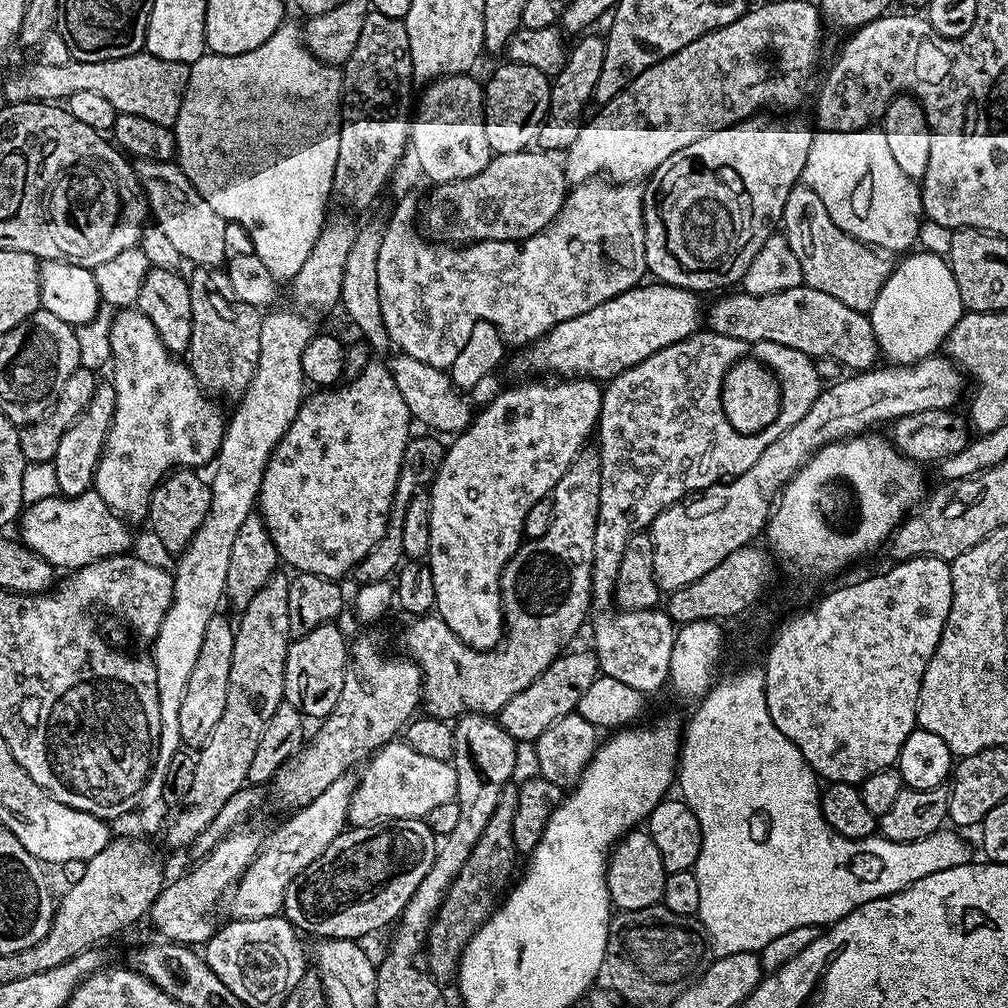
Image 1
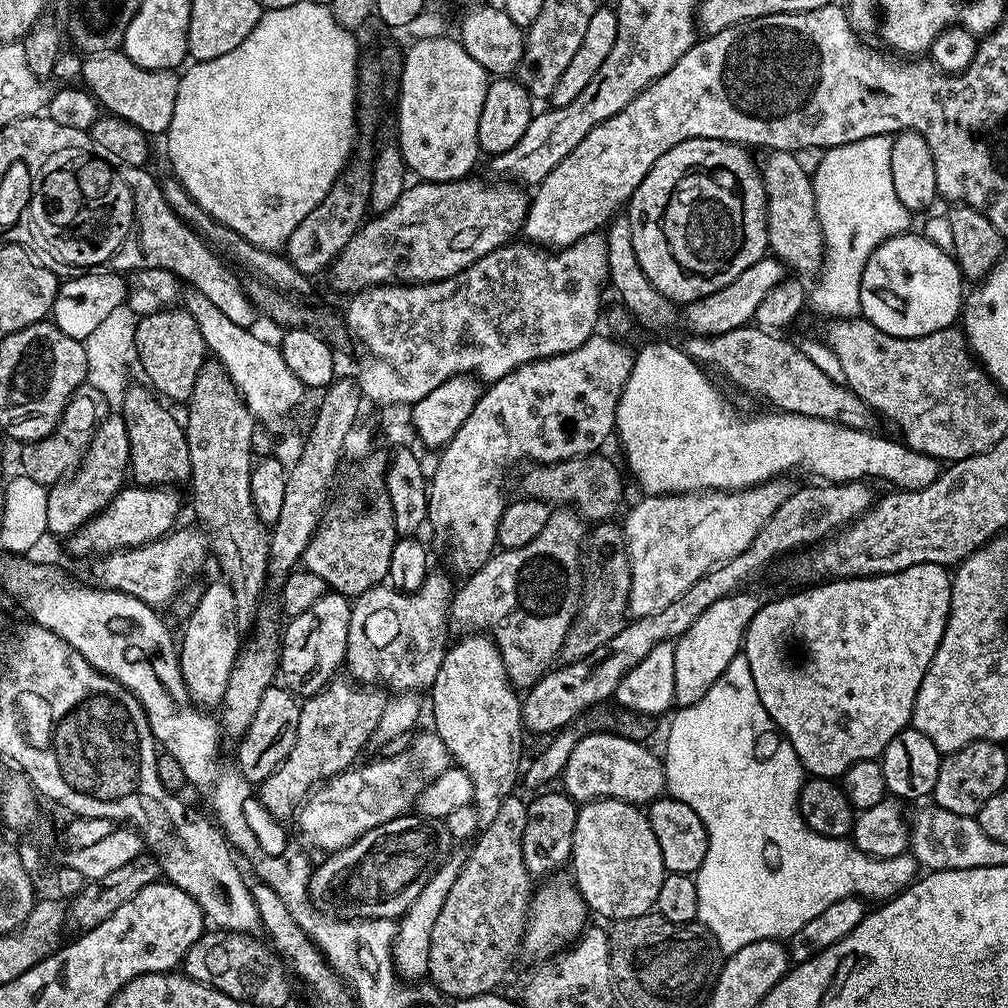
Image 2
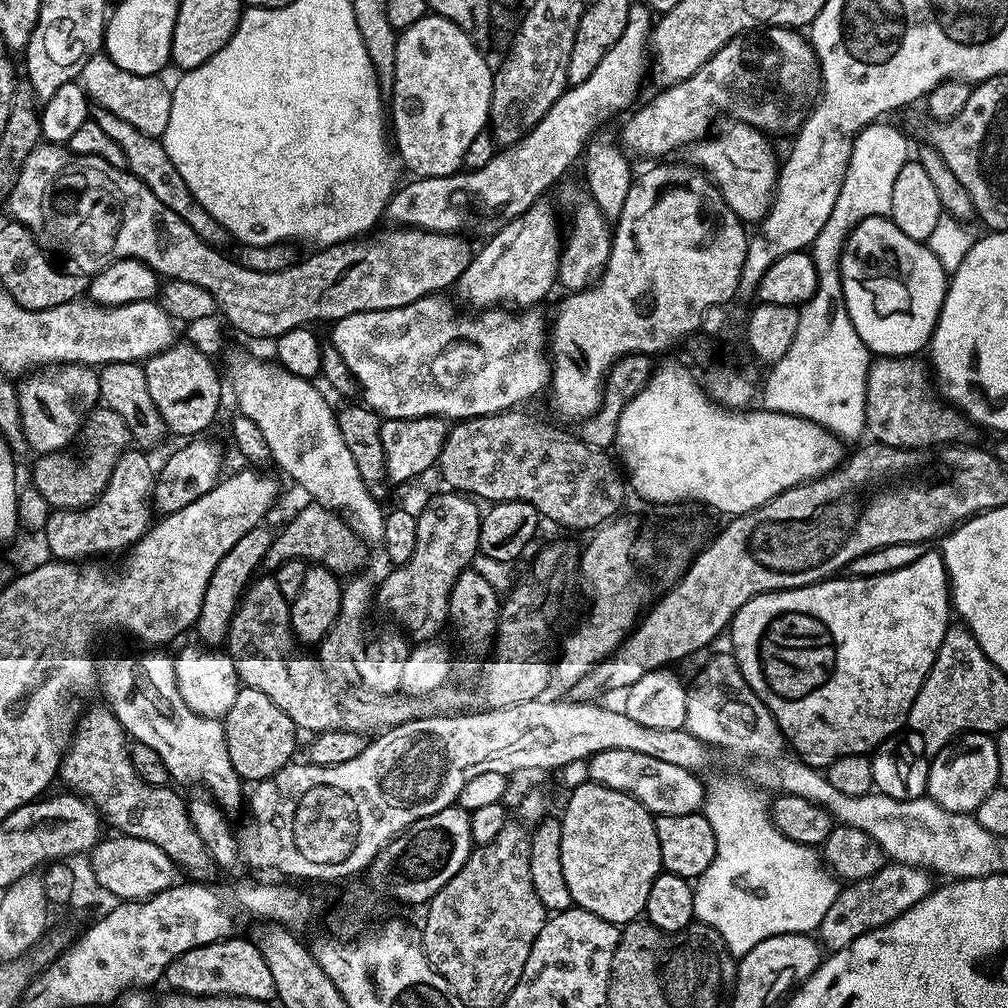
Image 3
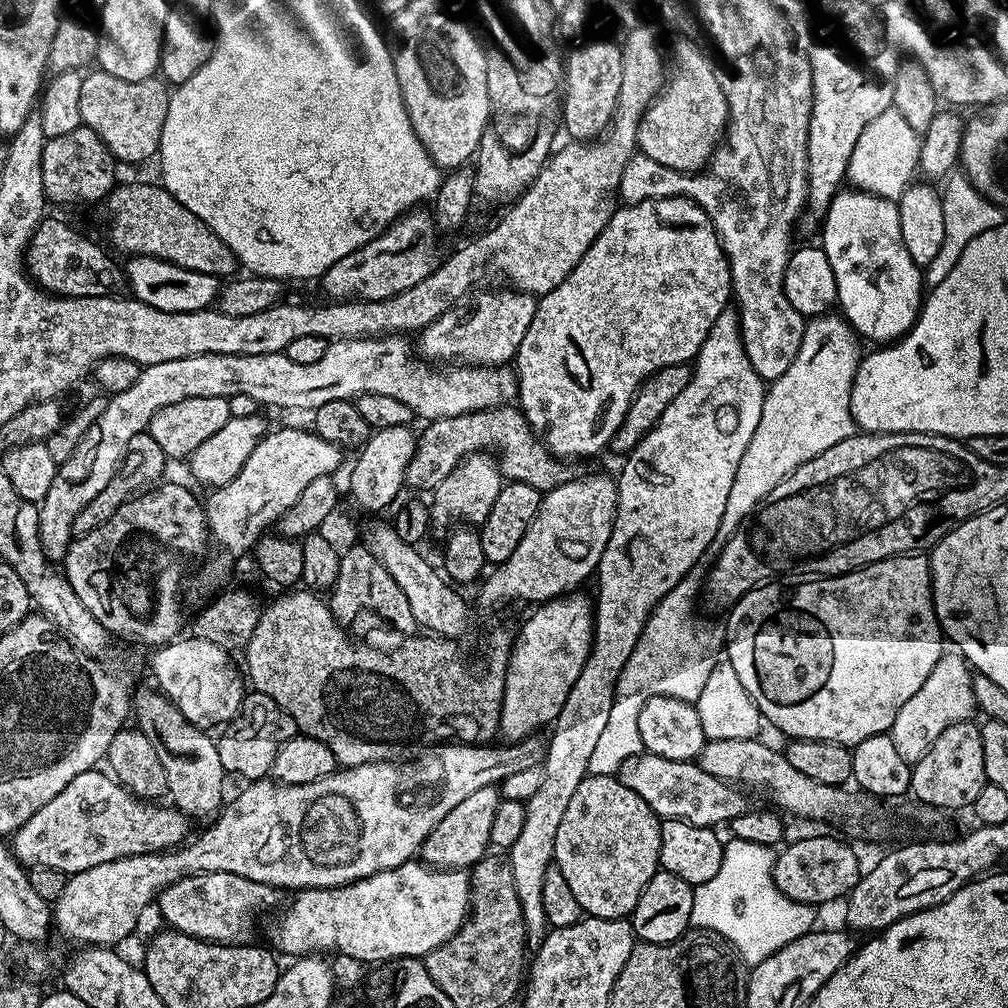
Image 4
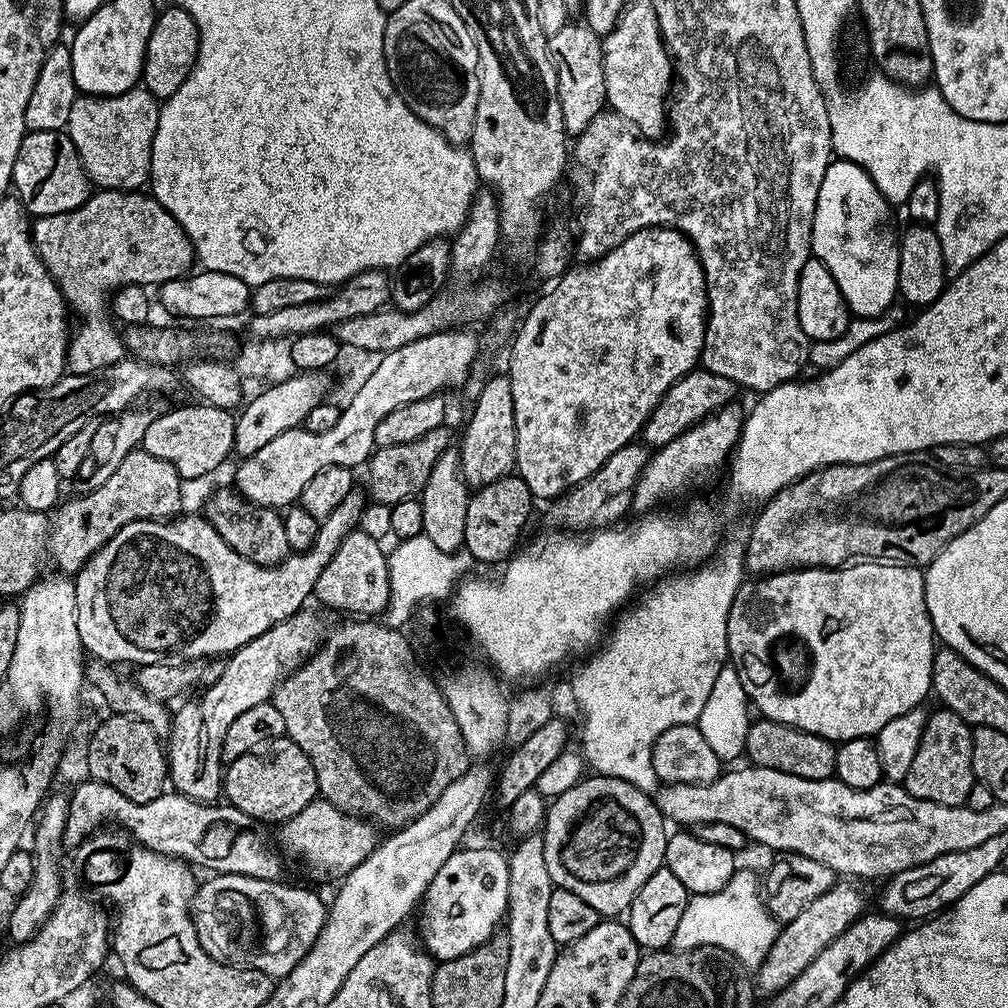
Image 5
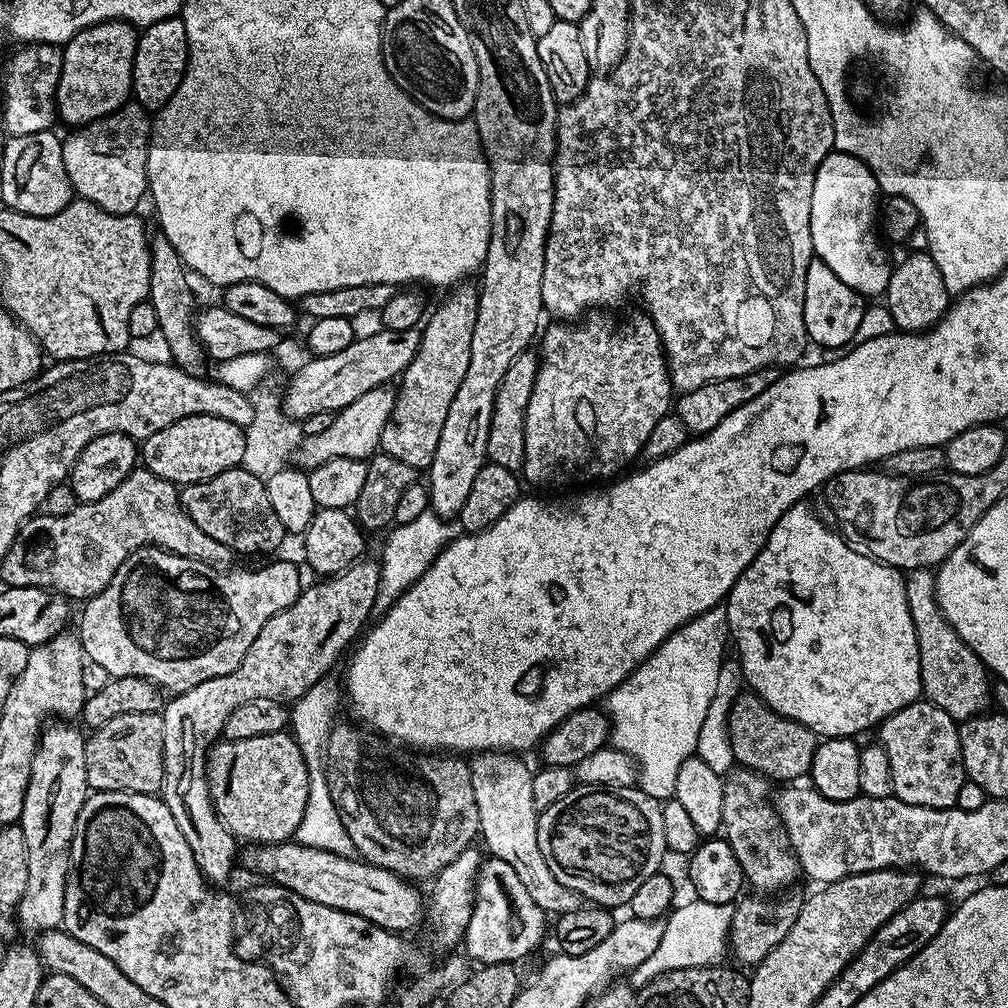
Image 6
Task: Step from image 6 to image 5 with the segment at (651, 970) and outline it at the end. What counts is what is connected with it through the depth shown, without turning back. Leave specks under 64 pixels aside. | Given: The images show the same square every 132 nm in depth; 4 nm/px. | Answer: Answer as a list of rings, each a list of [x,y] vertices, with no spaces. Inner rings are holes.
[[[738,870],[732,875],[730,882],[726,882],[726,886],[722,886],[722,890],[709,896],[692,896],[689,899],[686,914],[682,914],[682,918],[678,922],[678,930],[674,930],[671,947],[677,952],[685,952],[691,948],[721,948],[735,956],[745,969],[755,970],[766,958],[770,946],[774,946],[777,931],[778,921],[768,913],[768,908],[764,905],[758,876],[752,872]]]

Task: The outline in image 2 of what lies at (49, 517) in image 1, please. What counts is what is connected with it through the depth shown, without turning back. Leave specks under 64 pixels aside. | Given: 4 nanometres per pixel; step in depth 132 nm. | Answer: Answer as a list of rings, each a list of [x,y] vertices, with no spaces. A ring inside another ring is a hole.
[[[125,486],[106,507],[92,520],[87,520],[73,536],[67,537],[66,544],[76,556],[96,556],[103,558],[114,552],[127,552],[130,548],[141,548],[150,542],[160,540],[177,527],[176,515],[180,512],[180,496],[175,487],[161,486],[158,488],[142,488]]]

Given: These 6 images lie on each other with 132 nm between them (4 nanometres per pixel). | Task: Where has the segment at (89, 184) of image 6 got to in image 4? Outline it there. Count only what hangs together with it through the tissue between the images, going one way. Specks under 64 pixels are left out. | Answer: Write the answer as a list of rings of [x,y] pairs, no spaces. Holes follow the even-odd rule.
[[[93,70],[82,79],[80,122],[104,143],[113,160],[121,165],[140,164],[159,153],[169,95],[165,81],[160,78],[126,82],[109,72]]]

